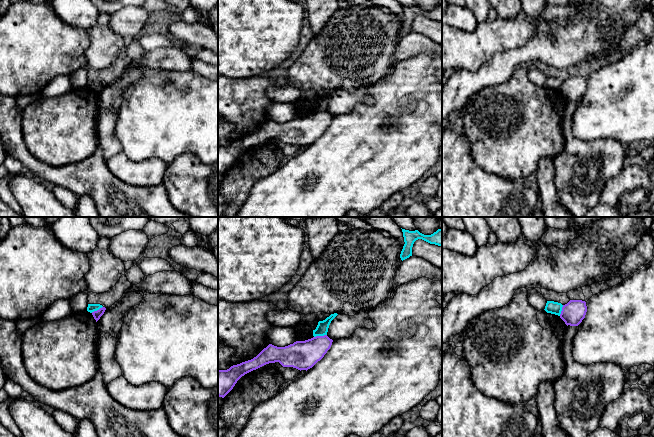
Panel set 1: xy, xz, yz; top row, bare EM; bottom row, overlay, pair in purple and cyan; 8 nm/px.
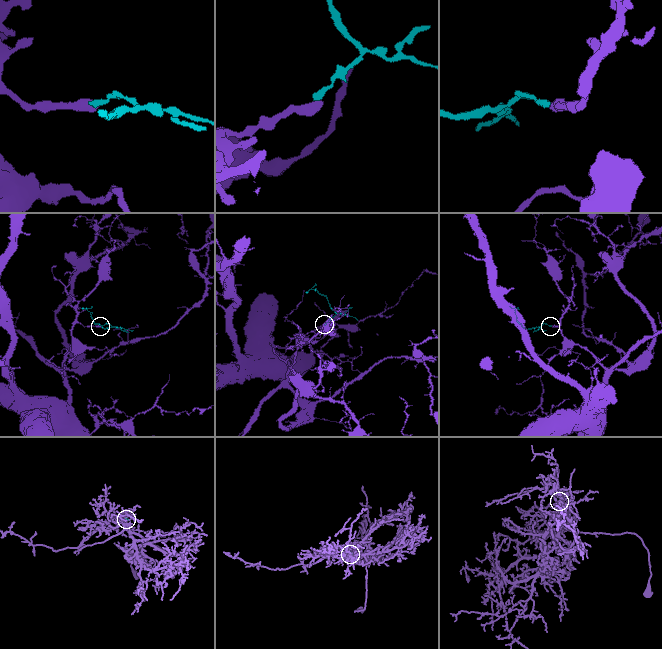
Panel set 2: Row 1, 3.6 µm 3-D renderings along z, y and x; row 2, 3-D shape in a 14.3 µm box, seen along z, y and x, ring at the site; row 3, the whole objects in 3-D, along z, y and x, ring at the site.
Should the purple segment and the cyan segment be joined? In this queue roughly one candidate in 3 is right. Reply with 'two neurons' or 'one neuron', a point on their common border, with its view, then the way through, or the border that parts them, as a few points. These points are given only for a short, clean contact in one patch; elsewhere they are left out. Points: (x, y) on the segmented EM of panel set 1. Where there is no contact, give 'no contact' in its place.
two neurons | xz (320, 336) | along xz (326, 334), (314, 337)

